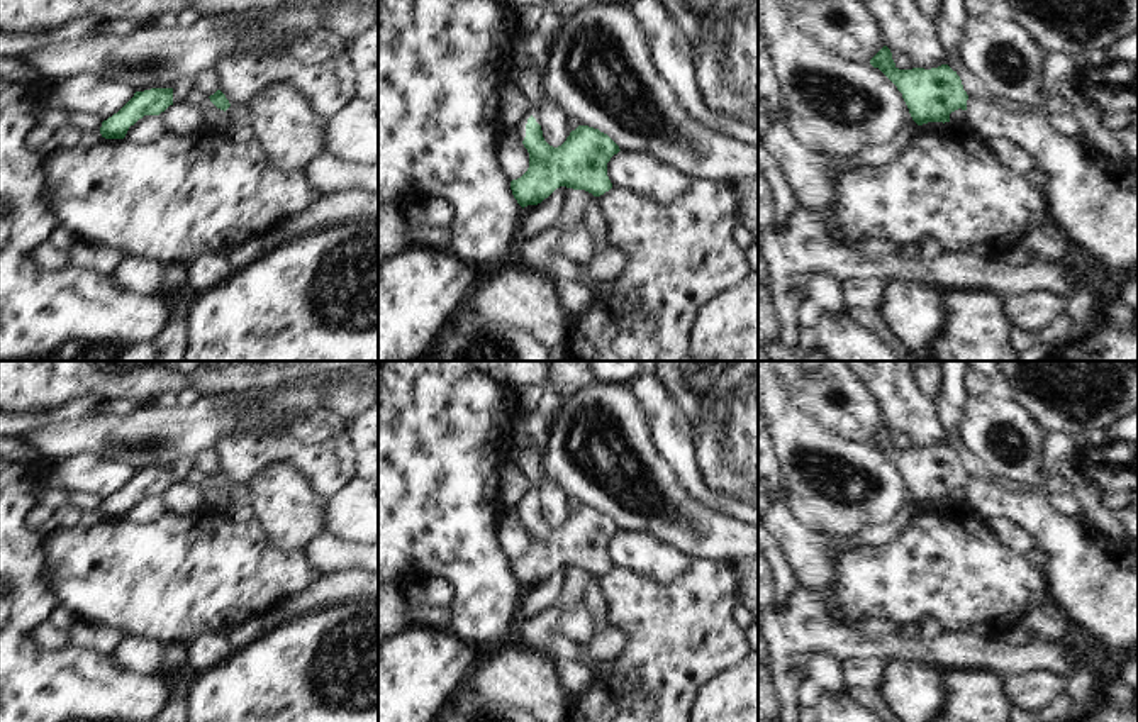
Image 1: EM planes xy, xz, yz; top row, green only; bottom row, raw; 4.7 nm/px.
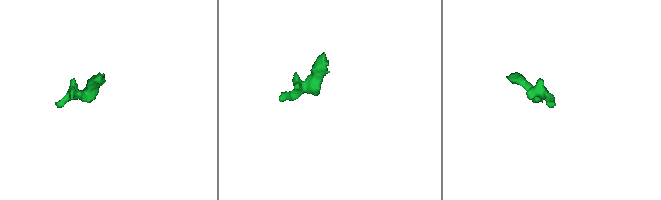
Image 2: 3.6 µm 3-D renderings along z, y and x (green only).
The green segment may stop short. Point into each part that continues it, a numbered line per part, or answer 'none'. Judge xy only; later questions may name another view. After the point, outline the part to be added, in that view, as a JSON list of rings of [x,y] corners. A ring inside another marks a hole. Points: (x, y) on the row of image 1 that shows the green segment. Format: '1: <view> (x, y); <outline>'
none

